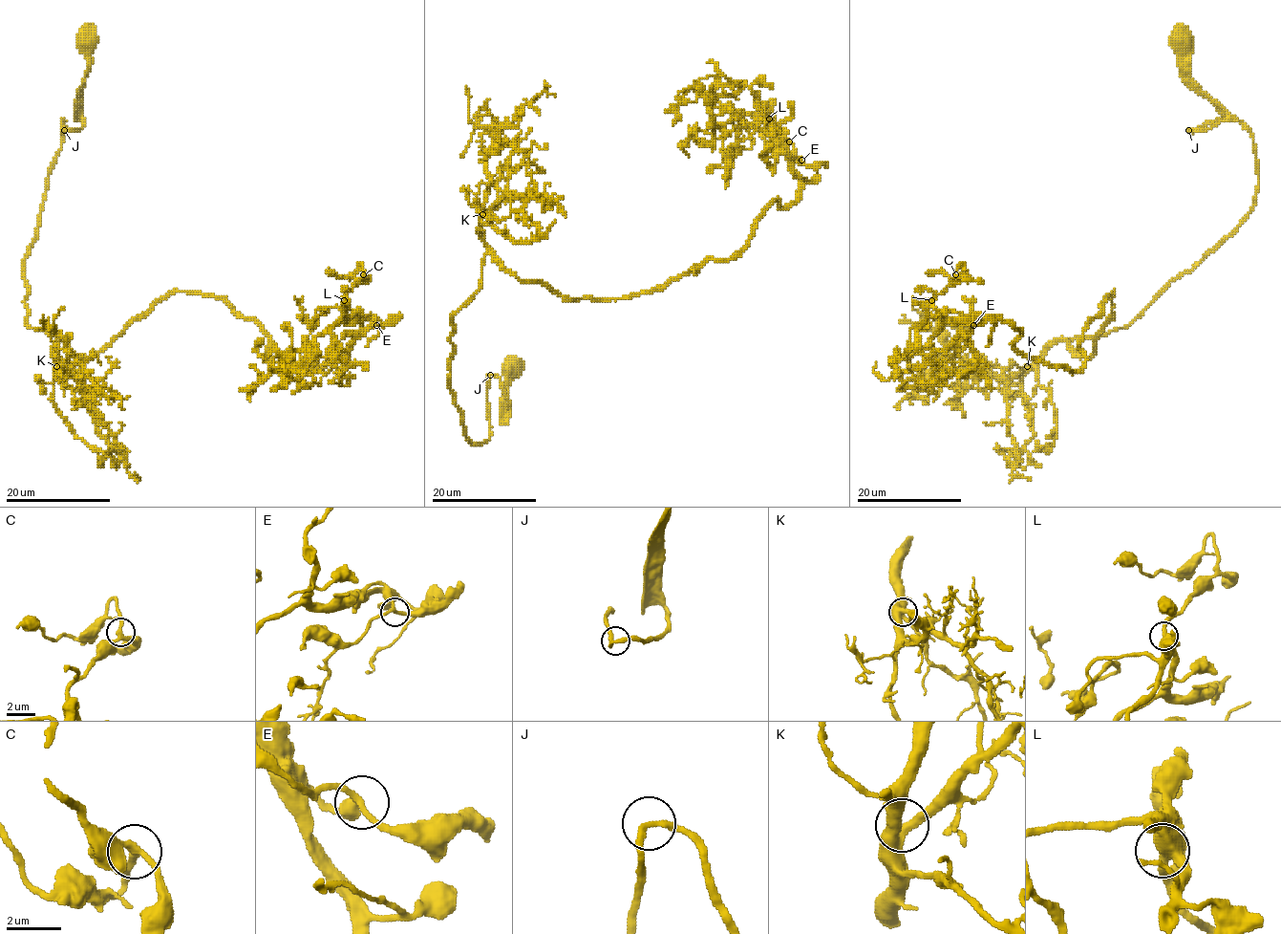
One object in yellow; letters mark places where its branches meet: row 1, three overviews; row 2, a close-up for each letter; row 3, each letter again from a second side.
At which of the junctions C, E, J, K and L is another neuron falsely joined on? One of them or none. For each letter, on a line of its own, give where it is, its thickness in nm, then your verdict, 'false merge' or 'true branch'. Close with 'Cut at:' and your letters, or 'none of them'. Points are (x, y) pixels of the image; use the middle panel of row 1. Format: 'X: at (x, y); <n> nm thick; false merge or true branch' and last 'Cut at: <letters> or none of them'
C: at (789, 141); 240 nm thick; true branch
E: at (801, 160); 220 nm thick; true branch
J: at (490, 375); 240 nm thick; true branch
K: at (482, 214); 380 nm thick; true branch
L: at (769, 119); 550 nm thick; true branch
Cut at: none of them

